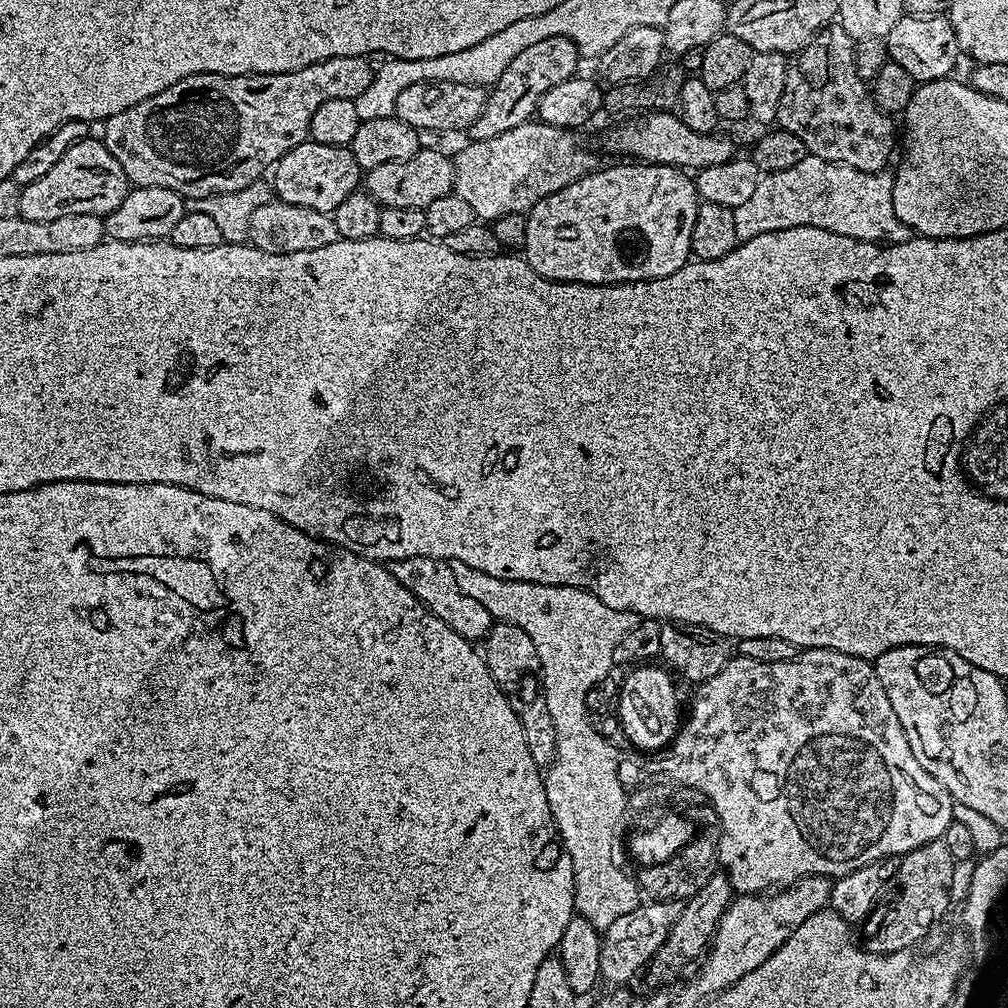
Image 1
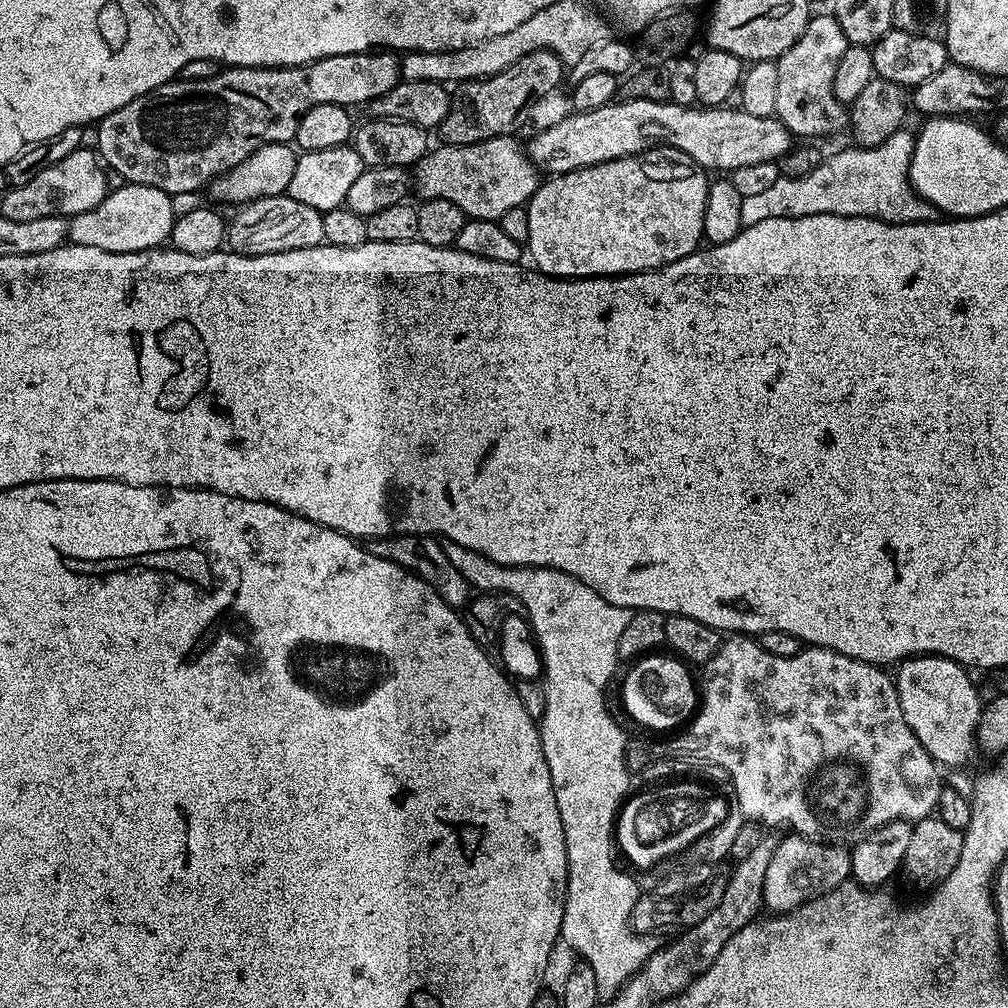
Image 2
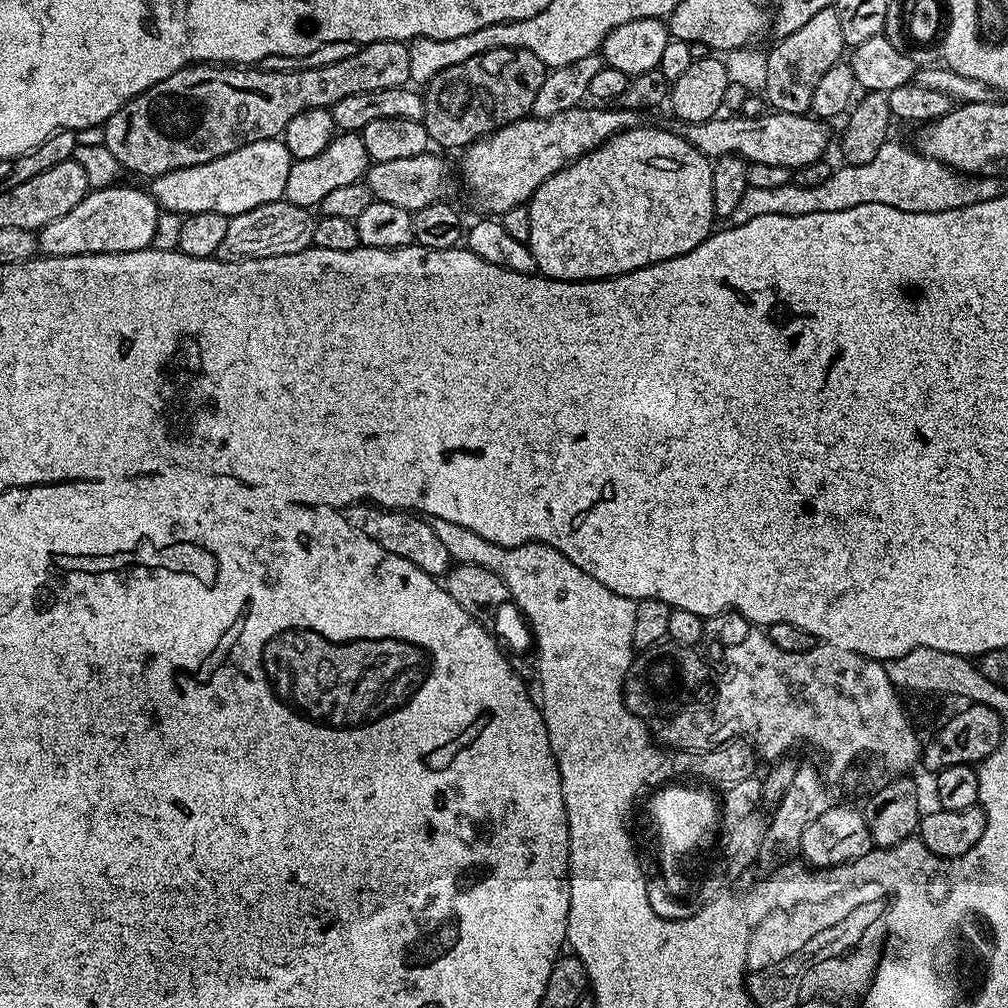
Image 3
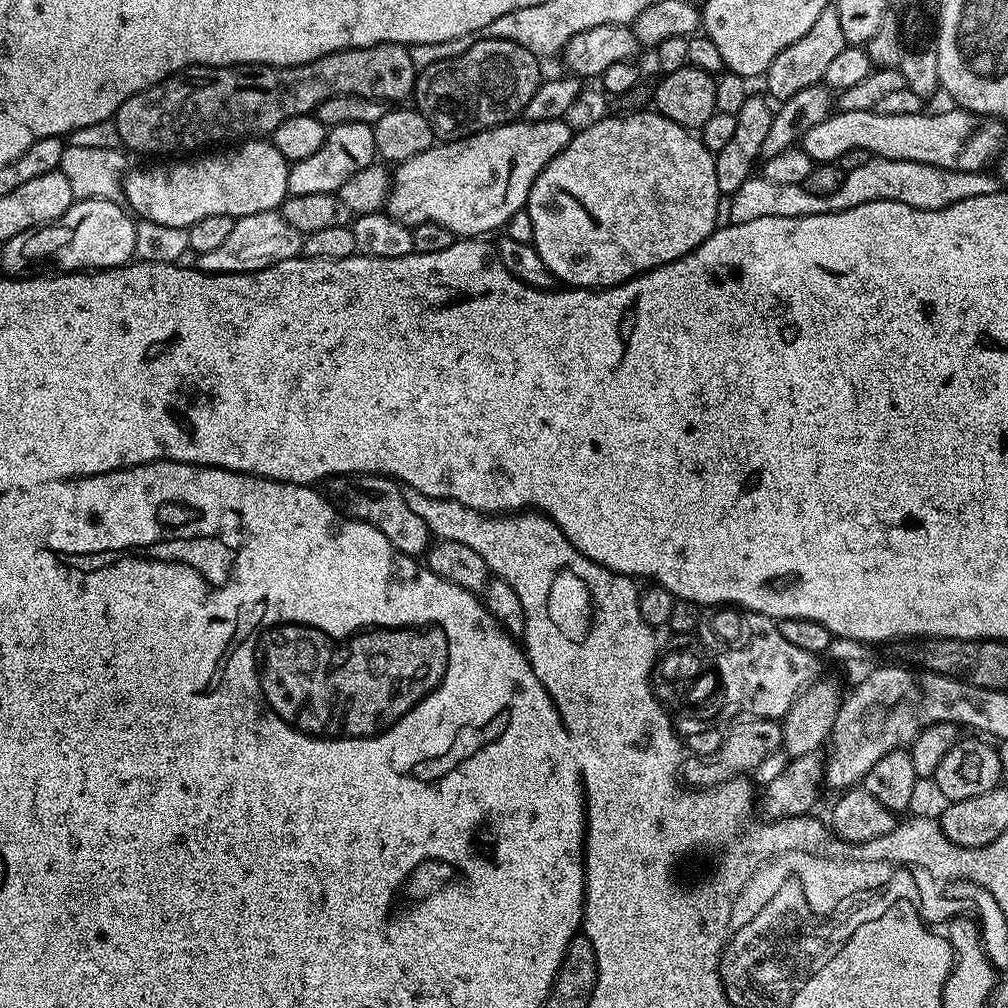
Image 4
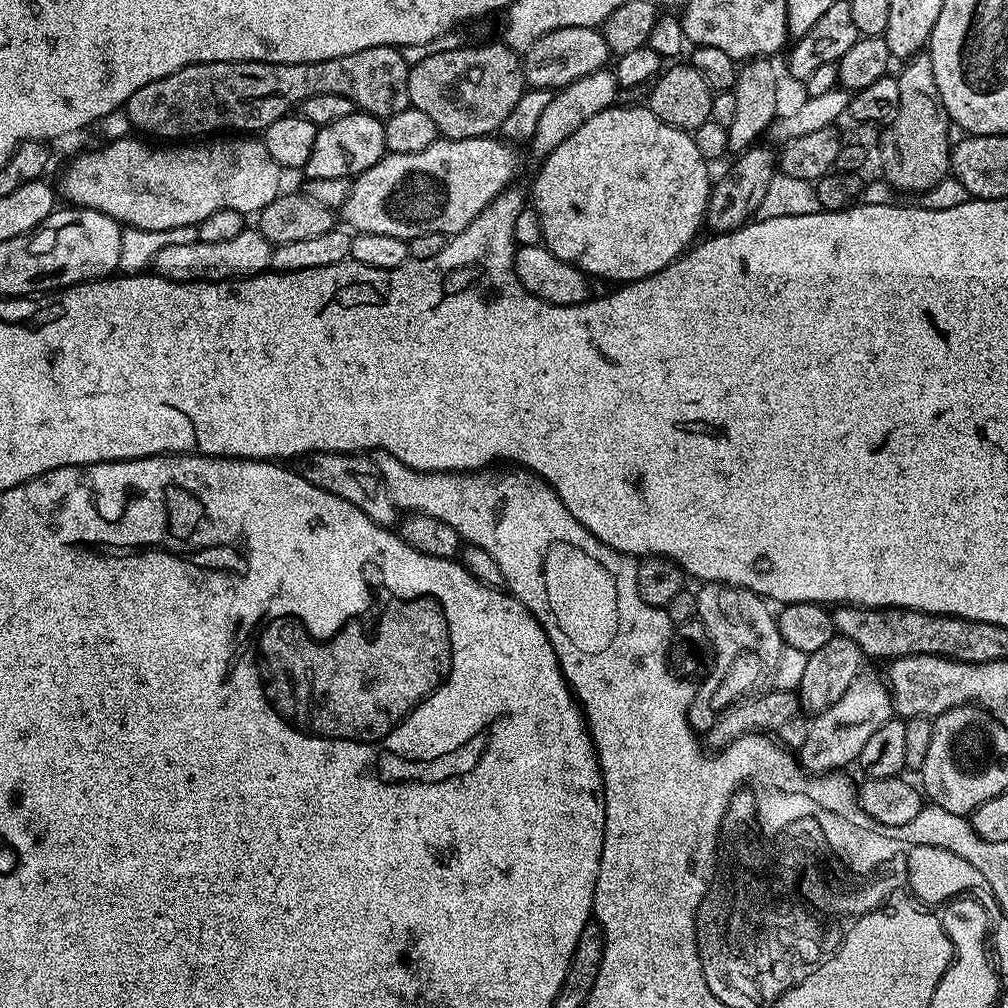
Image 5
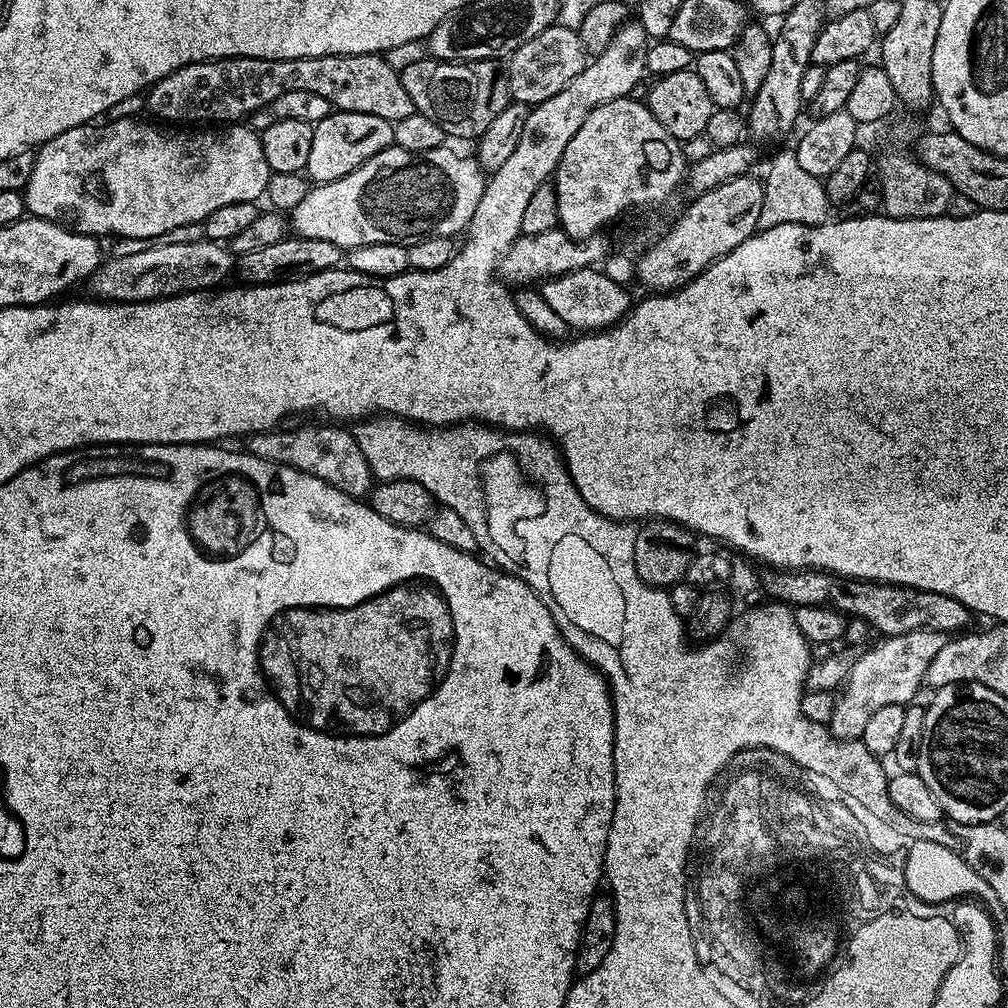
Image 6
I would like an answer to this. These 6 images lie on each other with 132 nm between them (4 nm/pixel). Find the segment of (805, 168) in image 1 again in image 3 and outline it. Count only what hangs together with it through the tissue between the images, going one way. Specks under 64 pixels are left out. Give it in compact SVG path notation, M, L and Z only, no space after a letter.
M885 142L882 150L865 164L844 164L837 167L822 186L798 186L787 184L775 190L748 188L746 194L730 218L732 224L745 224L750 218L762 218L762 214L818 214L850 210L859 204L882 202L882 206L894 206L903 212L941 212L958 210L974 202L986 202L990 198L1005 195L1005 181L999 176L970 176L949 168L947 164L923 156L915 147Z

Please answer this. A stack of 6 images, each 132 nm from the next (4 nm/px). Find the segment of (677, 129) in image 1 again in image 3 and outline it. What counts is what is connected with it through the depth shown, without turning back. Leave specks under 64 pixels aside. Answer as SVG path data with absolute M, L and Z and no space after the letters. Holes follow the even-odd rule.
M608 106L588 107L571 108L566 110L562 116L555 116L554 118L515 120L513 124L502 126L497 132L489 132L487 136L475 140L473 144L463 149L464 161L460 164L460 172L458 168L458 176L459 179L460 176L464 179L465 186L472 191L477 206L484 211L481 213L503 214L511 208L527 205L538 190L538 186L542 186L542 182L546 182L546 178L550 178L558 170L562 170L566 165L577 160L579 156L583 156L584 153L592 152L599 144L608 141L610 137L637 127L637 113L628 108L616 106L613 107L614 110L611 112L608 109L611 107ZM772 110L759 118L728 114L701 124L684 124L682 135L702 155L709 158L740 156L749 164L786 166L795 170L825 155L824 151L828 148L828 127L827 123L808 114L786 114Z

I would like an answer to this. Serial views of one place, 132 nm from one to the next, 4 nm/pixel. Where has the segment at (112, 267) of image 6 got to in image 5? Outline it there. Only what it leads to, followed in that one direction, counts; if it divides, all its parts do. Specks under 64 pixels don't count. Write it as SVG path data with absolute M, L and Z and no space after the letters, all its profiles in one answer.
M245 226L242 234L229 238L226 242L202 242L196 240L180 246L165 246L151 262L155 275L170 278L174 282L194 282L195 280L235 280L241 276L257 276L260 272L269 271L272 263L272 245L259 230Z

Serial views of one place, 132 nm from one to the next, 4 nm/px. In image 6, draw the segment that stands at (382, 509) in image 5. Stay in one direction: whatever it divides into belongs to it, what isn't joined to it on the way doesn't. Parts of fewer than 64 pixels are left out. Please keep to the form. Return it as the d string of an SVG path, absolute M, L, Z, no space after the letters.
M332 422L324 423L328 424L308 424L305 428L281 427L271 432L253 432L247 437L246 450L251 456L257 456L266 462L290 466L314 478L322 478L322 482L342 490L342 494L357 498L367 497L374 487L374 477L355 435L349 429L348 432L344 429L347 427L337 426Z

